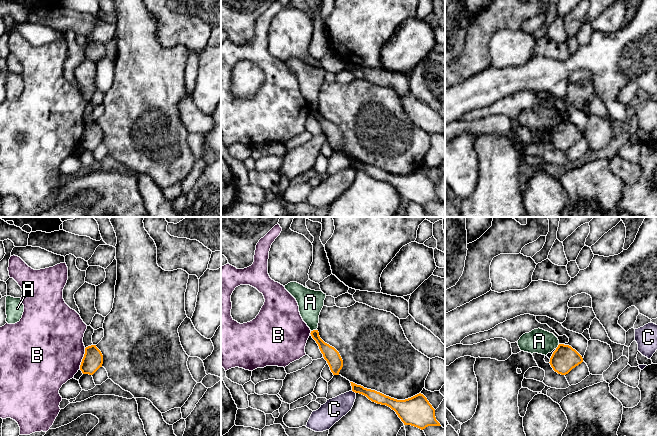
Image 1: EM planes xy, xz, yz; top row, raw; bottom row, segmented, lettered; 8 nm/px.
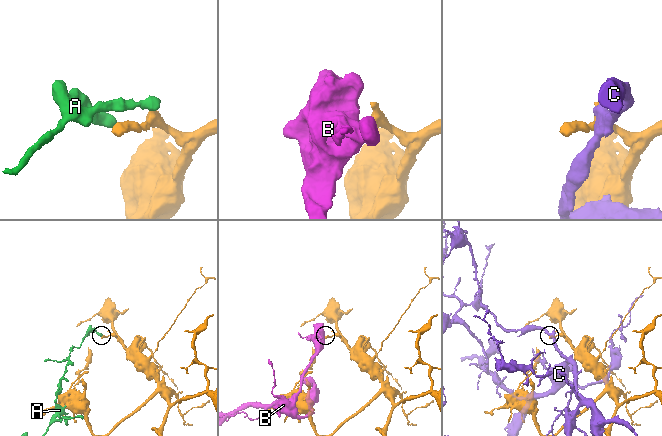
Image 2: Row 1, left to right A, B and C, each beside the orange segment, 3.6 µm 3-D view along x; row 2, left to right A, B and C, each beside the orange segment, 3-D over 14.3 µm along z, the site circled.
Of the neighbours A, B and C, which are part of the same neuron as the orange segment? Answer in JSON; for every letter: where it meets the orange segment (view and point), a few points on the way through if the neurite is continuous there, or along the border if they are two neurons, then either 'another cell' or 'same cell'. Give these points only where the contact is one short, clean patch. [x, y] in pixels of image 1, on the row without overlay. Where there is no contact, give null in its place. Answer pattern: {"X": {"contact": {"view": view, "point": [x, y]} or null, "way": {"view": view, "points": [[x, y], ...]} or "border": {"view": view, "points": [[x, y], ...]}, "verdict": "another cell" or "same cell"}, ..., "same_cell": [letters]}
{"A": {"contact": {"view": "xz", "point": [313, 106]}, "border": {"view": "xz", "points": [[316, 105], [311, 107]]}, "verdict": "another cell"}, "B": {"contact": {"view": "xy", "point": [83, 134]}, "border": {"view": "xy", "points": [[85, 124], [79, 144]]}, "verdict": "another cell"}, "C": {"contact": {"view": "xz", "point": [354, 167]}, "verdict": "another cell"}, "same_cell": []}

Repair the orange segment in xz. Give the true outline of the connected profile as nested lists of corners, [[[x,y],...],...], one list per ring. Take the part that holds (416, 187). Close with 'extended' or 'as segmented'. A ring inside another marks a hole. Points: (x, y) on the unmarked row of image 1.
[[[353,158],[350,159],[353,168],[362,170],[372,178],[386,181],[394,186],[404,201],[411,201],[421,206],[428,202],[441,202],[436,196],[435,185],[421,169],[405,176],[397,176]]]; as segmented

